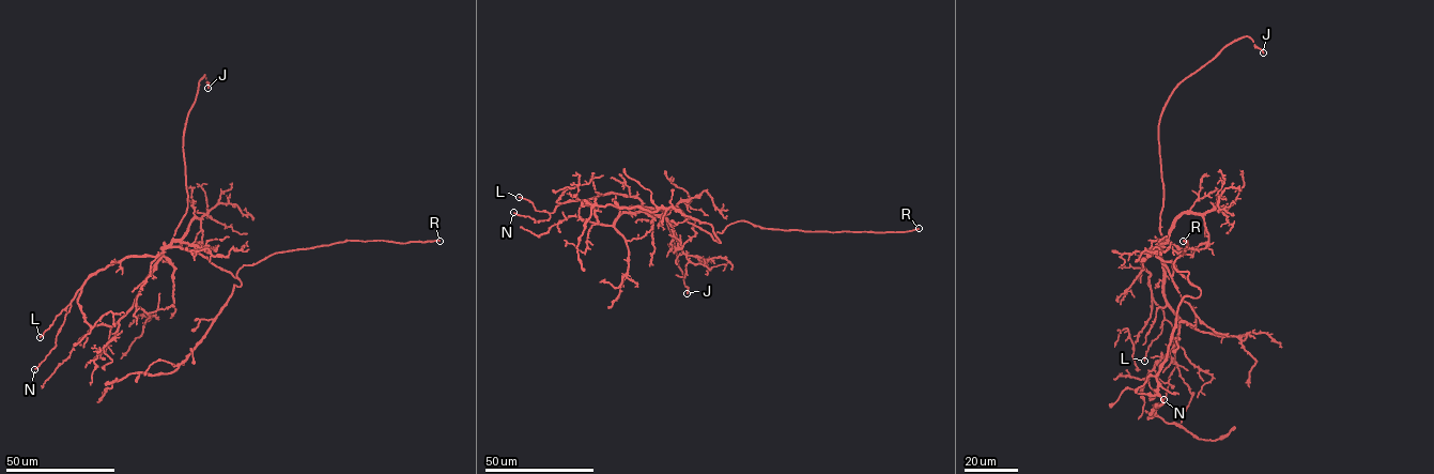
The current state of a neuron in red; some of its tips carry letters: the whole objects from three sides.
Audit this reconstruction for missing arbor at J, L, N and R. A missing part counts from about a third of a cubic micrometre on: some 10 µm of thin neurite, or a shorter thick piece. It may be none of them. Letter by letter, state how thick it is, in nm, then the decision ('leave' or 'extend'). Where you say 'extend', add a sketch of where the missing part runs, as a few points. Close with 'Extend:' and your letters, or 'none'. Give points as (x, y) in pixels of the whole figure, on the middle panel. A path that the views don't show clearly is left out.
J: 200 nm thick; leave
L: 200 nm thick; leave
N: 160 nm thick; leave
R: 200 nm thick; leave
Extend: none

